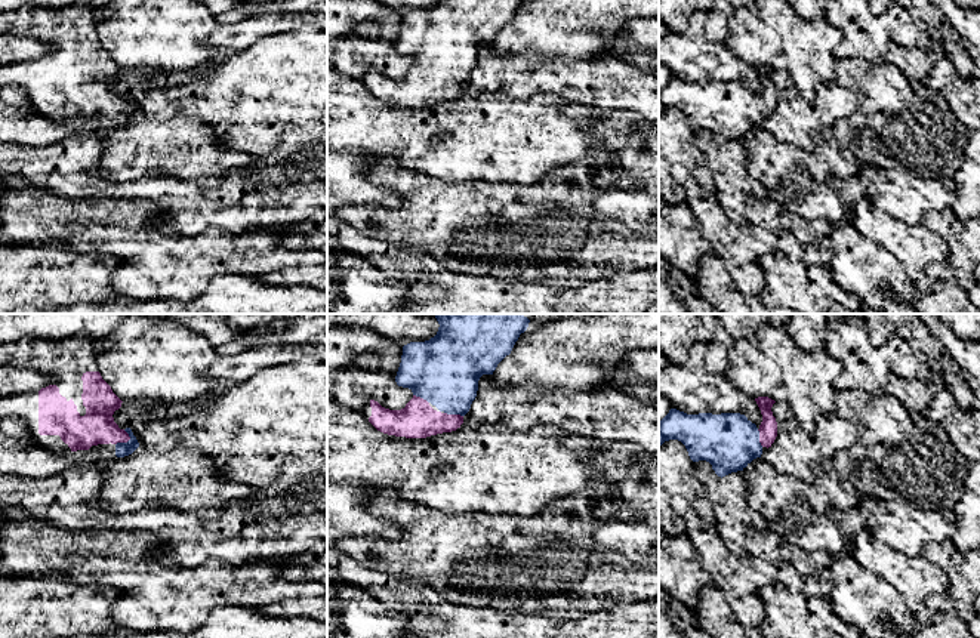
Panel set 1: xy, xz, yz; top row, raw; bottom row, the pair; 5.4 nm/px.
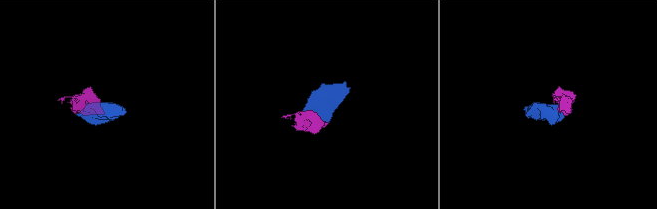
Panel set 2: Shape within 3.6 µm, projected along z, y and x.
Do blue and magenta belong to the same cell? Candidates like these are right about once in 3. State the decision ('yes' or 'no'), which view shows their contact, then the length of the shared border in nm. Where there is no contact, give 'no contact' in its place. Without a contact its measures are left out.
yes; meets blue in xy; contact 100 nm long

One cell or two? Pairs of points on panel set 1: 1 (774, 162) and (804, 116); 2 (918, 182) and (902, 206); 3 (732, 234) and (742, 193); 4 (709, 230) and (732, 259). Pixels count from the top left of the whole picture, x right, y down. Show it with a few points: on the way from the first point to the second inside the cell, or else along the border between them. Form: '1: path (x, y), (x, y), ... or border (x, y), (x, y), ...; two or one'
1: border (760, 126), (804, 151), (813, 147); two
2: path (912, 188), (908, 193), (908, 200); one
3: border (715, 194), (723, 212), (739, 227); two
4: path (717, 237), (732, 252); one

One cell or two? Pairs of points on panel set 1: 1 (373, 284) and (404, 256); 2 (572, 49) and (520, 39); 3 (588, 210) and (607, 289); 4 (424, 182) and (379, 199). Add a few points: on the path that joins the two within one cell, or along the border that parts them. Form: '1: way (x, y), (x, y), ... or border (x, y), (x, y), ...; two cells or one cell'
1: border (356, 253), (400, 280), (407, 298); two cells
2: way (558, 39), (533, 39); one cell
3: border (643, 267), (613, 273); two cells
4: border (381, 160), (370, 179), (401, 197), (394, 209); two cells

